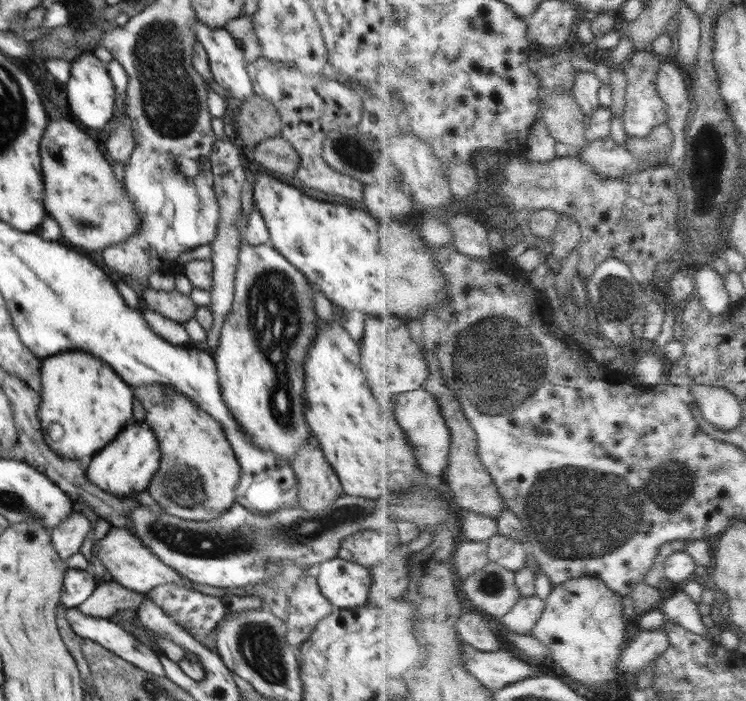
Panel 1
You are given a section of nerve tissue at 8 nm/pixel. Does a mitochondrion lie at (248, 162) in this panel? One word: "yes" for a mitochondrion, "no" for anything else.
no

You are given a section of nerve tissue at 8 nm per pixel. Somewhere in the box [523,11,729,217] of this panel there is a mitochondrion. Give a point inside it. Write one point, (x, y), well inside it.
(708, 152)

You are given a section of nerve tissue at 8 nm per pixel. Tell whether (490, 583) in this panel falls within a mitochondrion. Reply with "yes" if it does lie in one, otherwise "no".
yes

